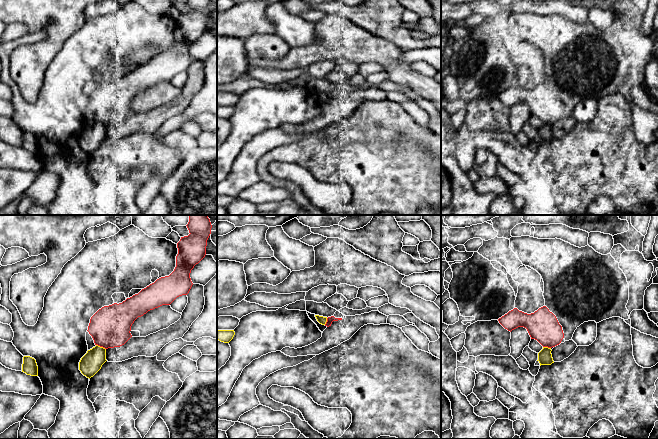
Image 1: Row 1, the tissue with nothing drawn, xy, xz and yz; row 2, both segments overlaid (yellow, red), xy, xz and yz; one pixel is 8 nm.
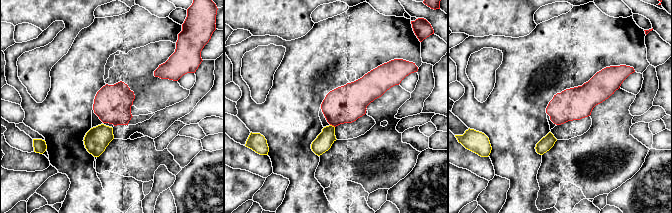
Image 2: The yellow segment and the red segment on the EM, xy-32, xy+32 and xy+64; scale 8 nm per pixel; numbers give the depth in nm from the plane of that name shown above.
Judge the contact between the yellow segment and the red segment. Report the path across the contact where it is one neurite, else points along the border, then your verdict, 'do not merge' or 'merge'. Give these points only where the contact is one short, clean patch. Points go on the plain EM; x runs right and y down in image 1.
do not merge

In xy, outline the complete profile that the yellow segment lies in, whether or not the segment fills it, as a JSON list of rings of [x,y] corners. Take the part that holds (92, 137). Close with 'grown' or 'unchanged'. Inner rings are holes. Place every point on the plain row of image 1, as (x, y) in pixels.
[[[96,121],[81,134],[79,146],[90,155],[101,145],[106,137],[106,125]]] | unchanged

